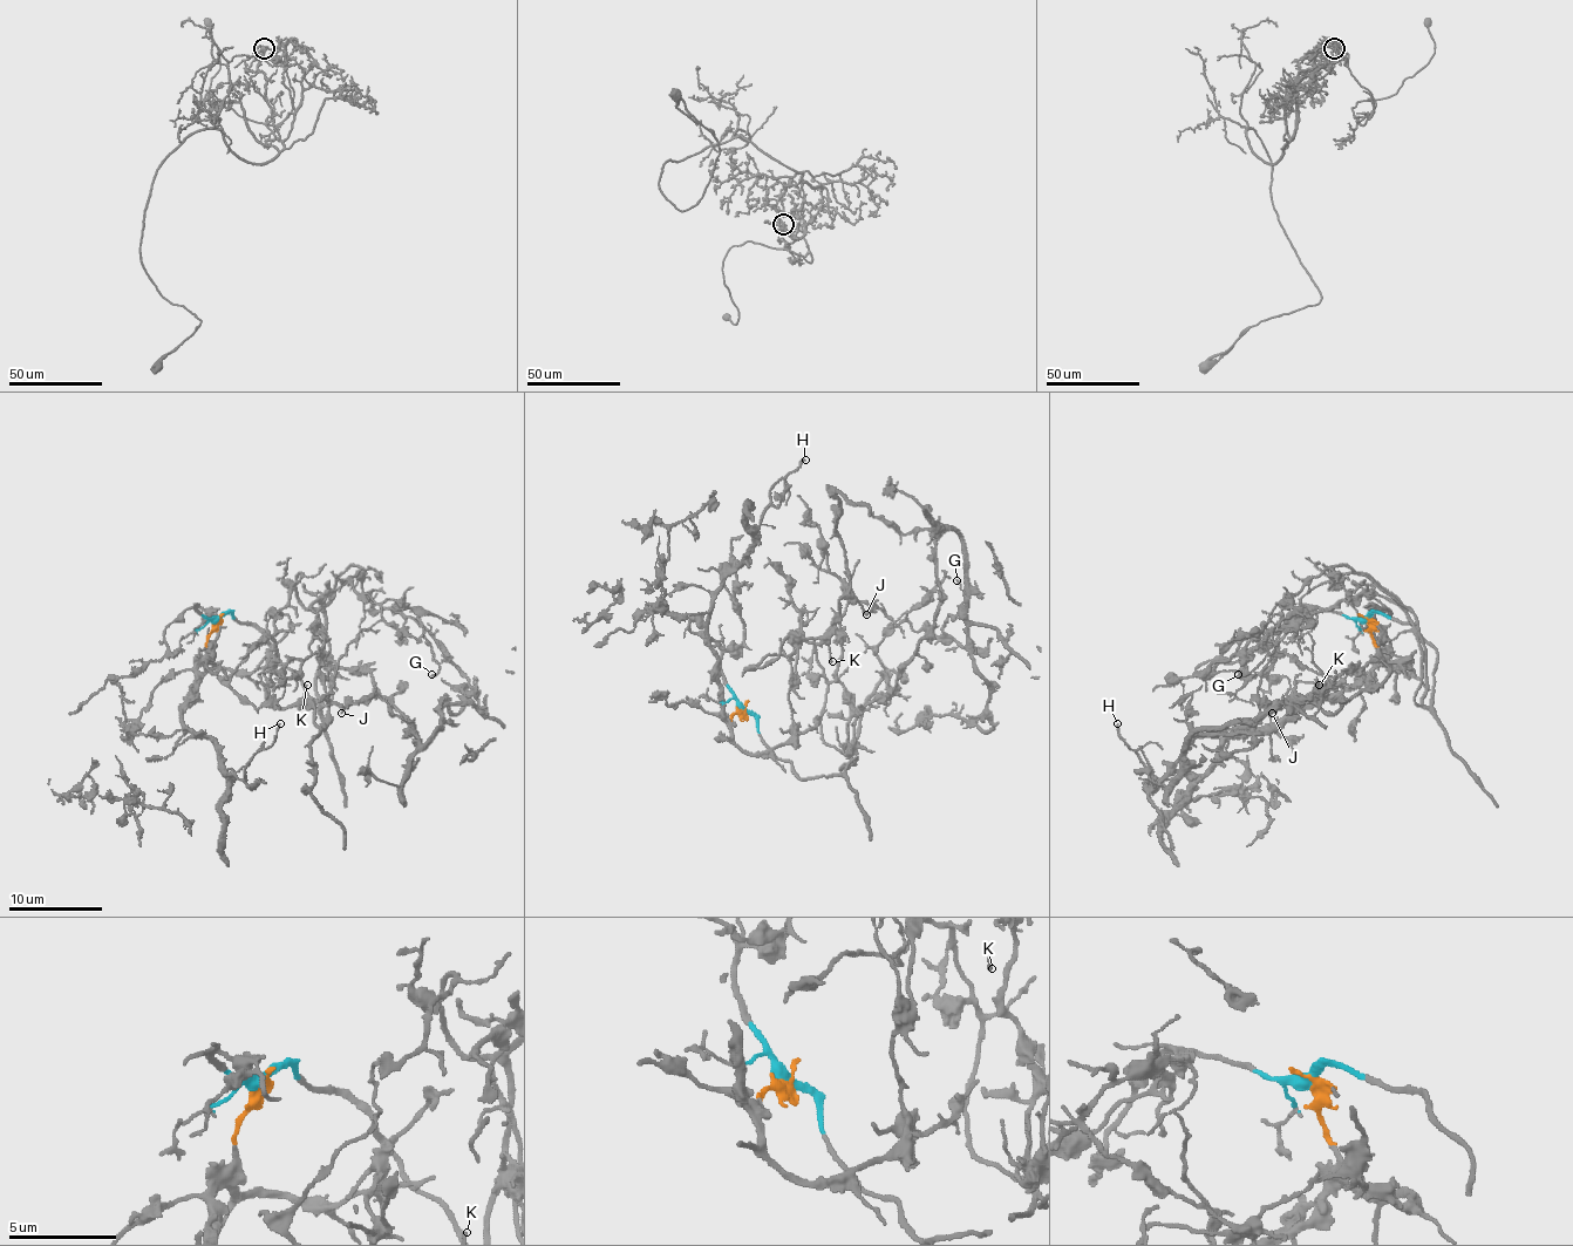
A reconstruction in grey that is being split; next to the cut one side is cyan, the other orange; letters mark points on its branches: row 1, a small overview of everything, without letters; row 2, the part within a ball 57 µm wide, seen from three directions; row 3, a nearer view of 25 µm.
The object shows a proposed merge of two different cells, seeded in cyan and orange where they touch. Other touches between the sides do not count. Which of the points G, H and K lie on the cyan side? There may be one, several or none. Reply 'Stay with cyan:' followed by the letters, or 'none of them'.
Stay with cyan: G

